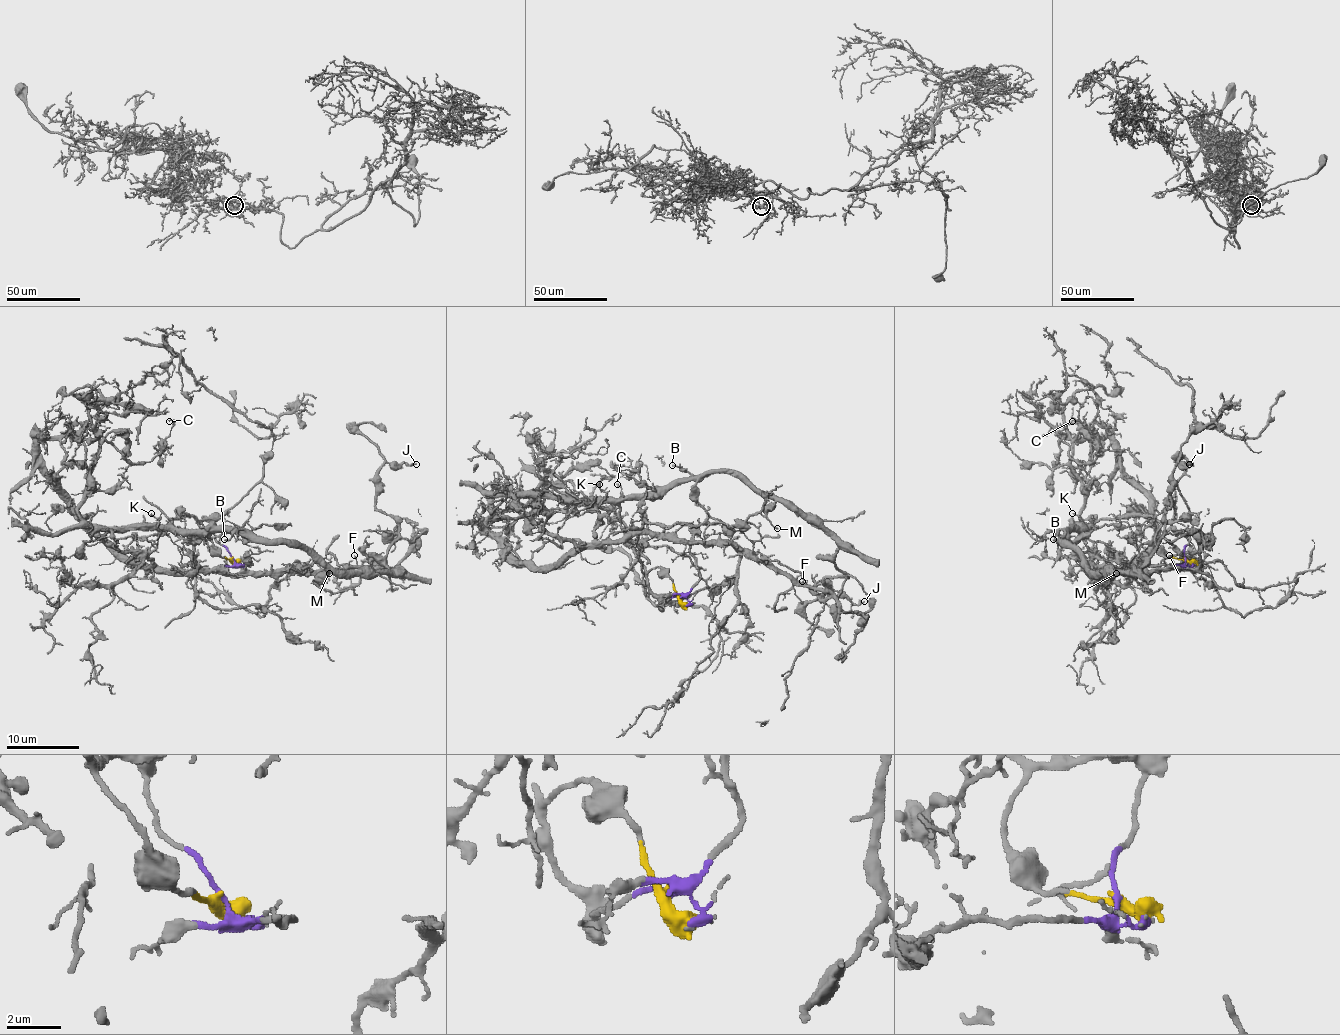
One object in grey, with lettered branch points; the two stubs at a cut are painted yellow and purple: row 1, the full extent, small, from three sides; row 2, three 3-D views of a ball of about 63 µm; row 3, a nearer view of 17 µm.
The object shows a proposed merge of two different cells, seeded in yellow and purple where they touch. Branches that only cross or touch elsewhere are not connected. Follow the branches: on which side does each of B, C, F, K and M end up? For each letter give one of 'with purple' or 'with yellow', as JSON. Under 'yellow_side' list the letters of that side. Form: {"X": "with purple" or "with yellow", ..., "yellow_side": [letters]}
{"B": "with yellow", "C": "with purple", "F": "with purple", "K": "with yellow", "M": "with yellow", "yellow_side": ["B", "K", "M"]}

